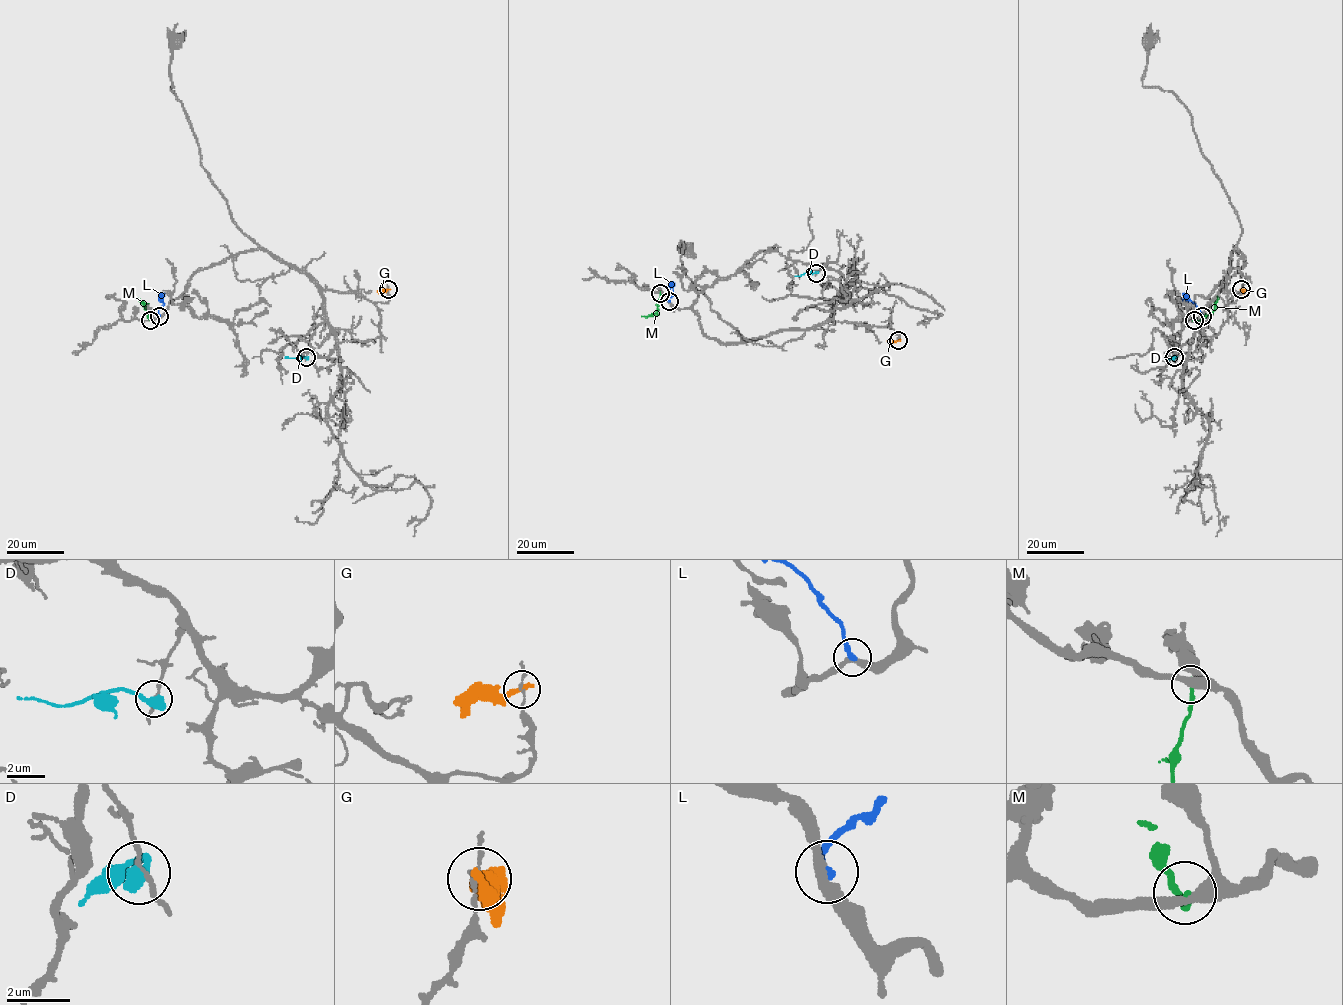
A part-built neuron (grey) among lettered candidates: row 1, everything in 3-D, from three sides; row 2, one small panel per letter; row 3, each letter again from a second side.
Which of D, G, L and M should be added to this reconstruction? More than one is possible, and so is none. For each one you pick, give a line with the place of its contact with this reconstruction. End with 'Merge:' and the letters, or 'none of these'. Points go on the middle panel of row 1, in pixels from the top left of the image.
L: contact (669, 301)
Merge: L

